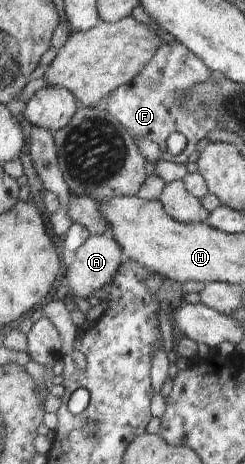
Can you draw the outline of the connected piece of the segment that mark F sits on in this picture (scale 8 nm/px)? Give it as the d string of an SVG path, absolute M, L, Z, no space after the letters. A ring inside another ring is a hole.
M175 40L173 45L161 44L150 62L145 64L145 69L141 70L131 82L119 86L111 94L107 94L106 111L117 118L118 122L125 130L129 131L134 138L145 138L149 142L156 143L161 150L161 159L177 164L188 164L189 156L196 150L198 142L208 138L208 133L214 130L223 130L211 116L203 116L201 112L187 112L185 108L179 106L179 98L185 90L191 92L193 86L211 82L211 80L221 80L225 78L223 74L213 72L205 67L205 64L179 40ZM171 133L183 134L187 140L185 150L173 156L167 152L166 141Z

